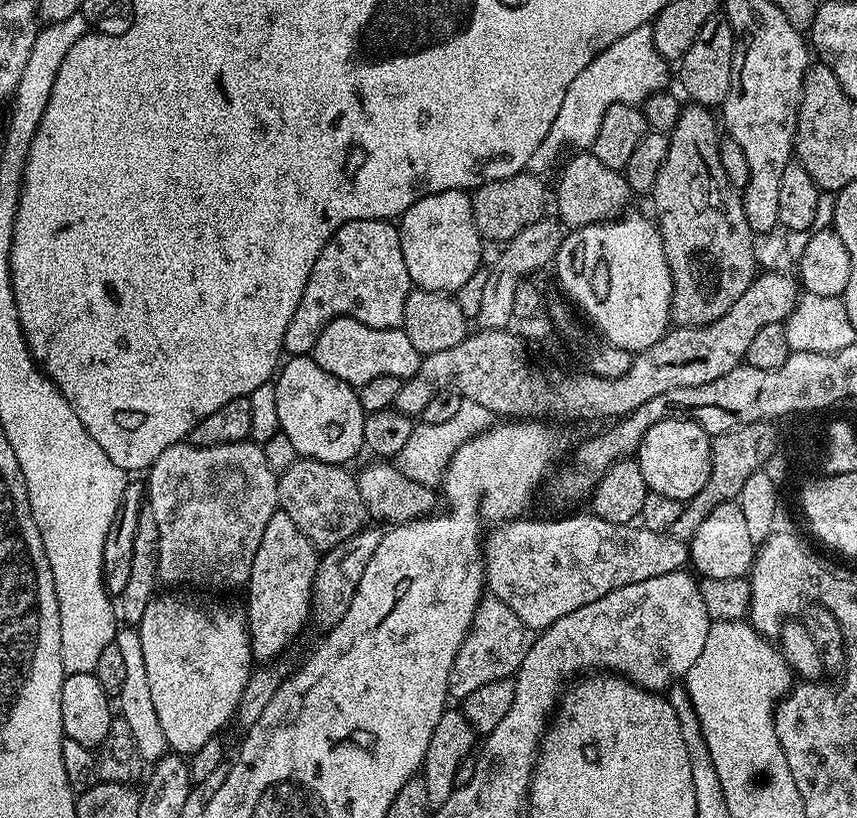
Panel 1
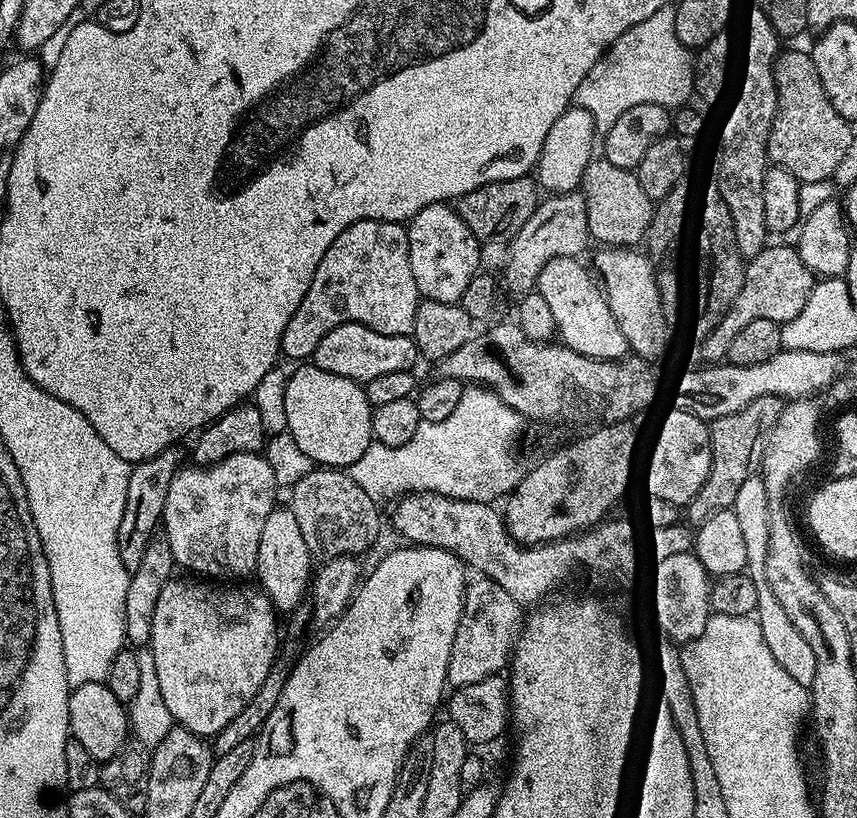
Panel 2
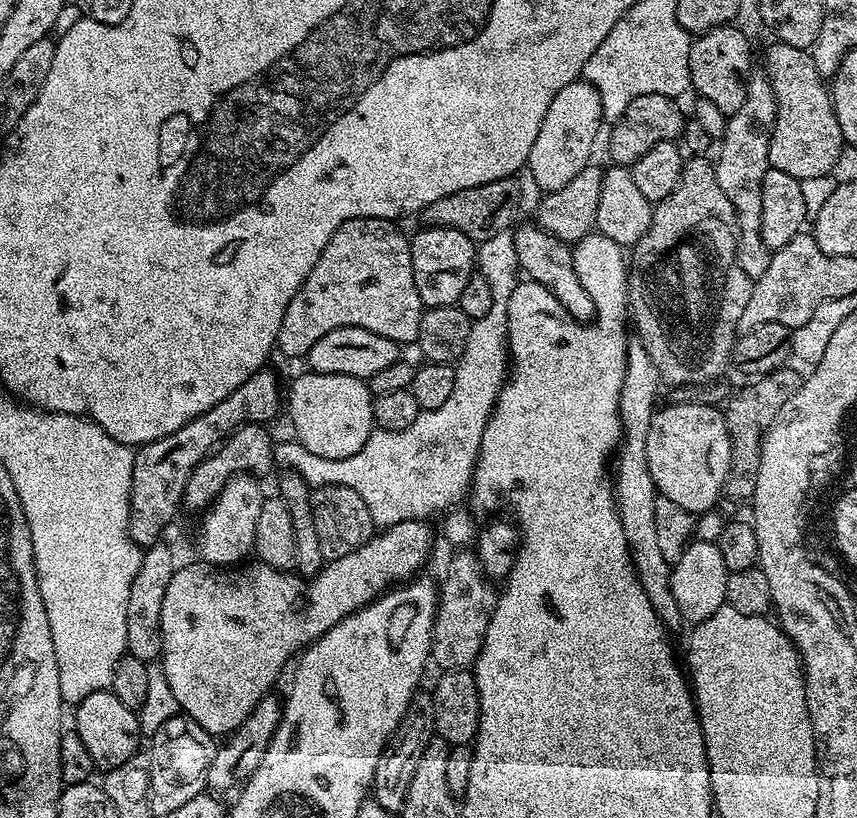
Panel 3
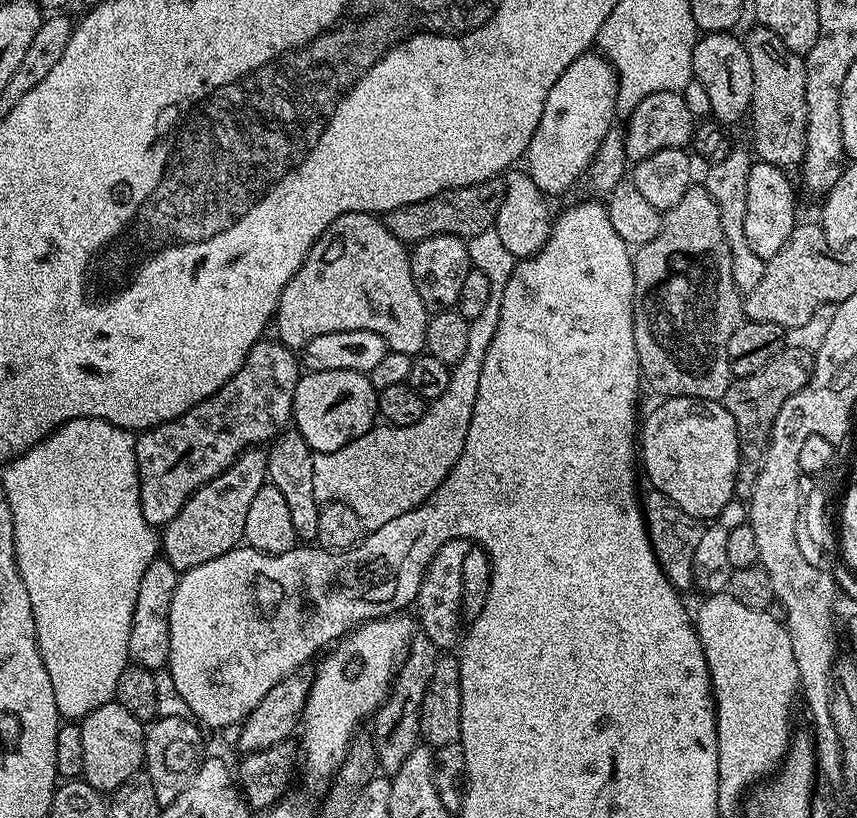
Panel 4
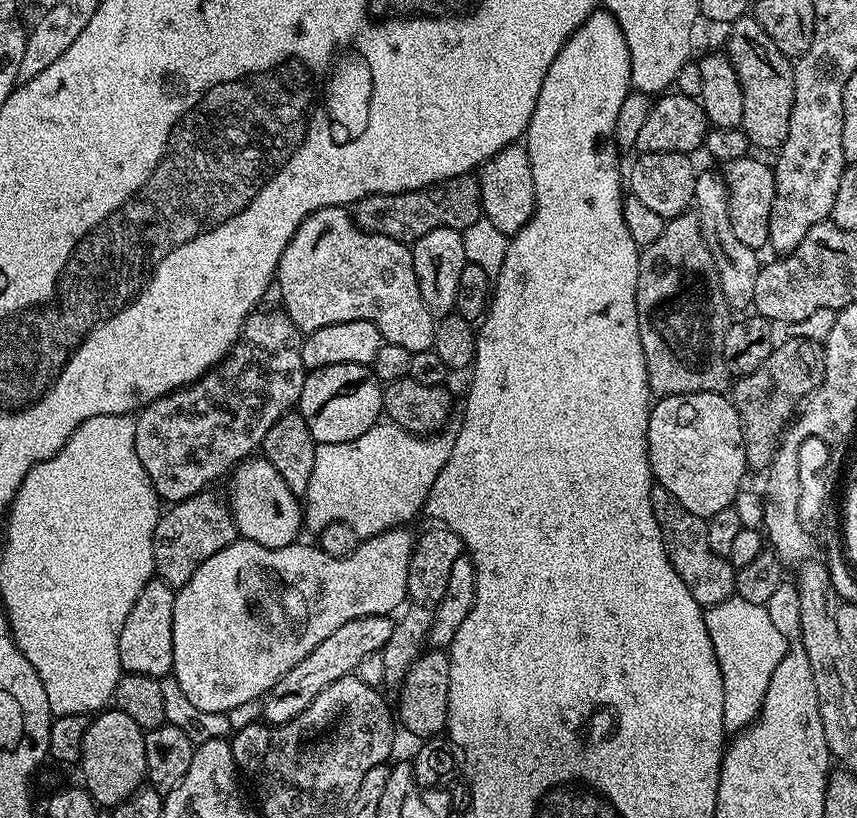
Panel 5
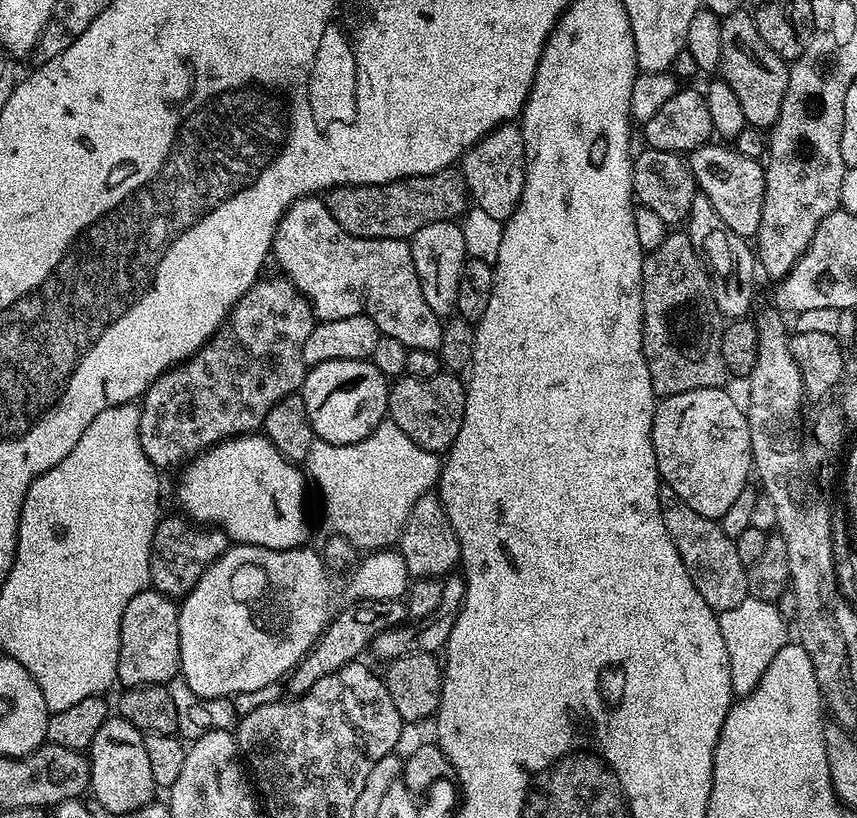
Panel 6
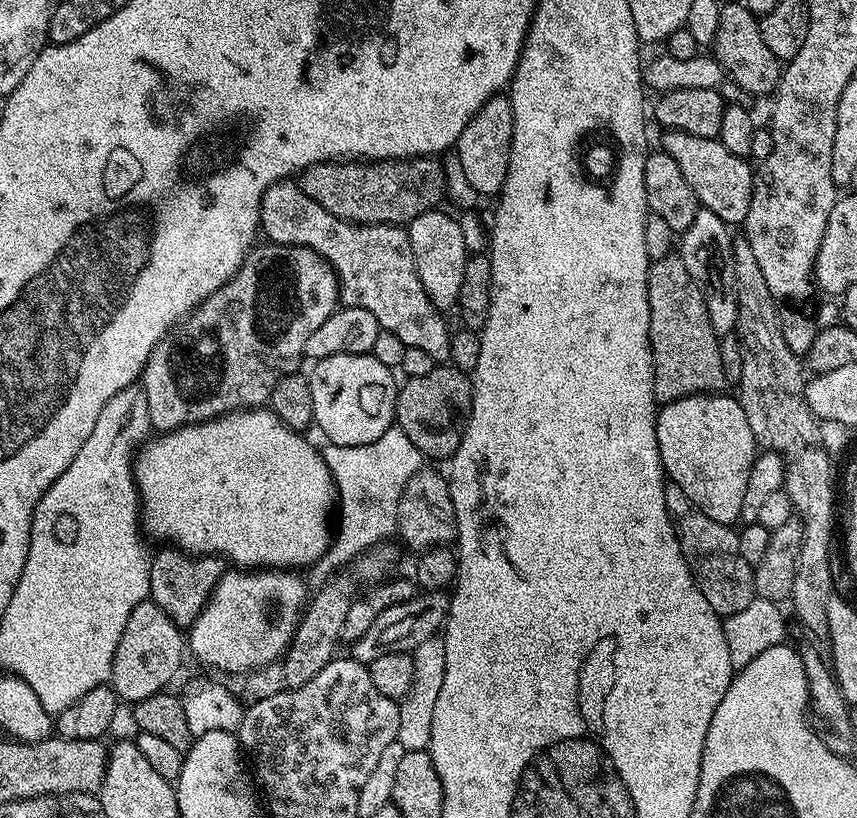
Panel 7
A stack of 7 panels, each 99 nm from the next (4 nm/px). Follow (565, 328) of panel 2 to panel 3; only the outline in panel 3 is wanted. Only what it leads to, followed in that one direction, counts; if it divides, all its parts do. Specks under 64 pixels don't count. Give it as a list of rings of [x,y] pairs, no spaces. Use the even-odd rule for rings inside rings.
[[[529,222],[529,224],[522,225],[520,229],[518,228],[512,232],[512,241],[514,242],[514,250],[518,254],[521,273],[527,279],[546,286],[550,290],[550,294],[554,294],[554,298],[558,298],[560,305],[575,320],[591,321],[596,315],[594,302],[590,298],[590,294],[586,294],[585,281],[580,280],[579,274],[576,273],[576,266],[572,262],[572,252],[568,249],[571,247],[535,222]]]

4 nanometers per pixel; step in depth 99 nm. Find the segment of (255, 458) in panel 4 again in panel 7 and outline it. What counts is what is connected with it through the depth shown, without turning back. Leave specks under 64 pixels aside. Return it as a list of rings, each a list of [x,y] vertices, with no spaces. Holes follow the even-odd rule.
[[[164,546],[161,549],[161,552],[157,556],[155,553],[150,560],[149,597],[158,606],[162,606],[170,622],[174,622],[182,630],[191,629],[212,597],[212,591],[225,574],[225,557],[220,554],[198,556],[191,552],[183,552],[175,546]]]

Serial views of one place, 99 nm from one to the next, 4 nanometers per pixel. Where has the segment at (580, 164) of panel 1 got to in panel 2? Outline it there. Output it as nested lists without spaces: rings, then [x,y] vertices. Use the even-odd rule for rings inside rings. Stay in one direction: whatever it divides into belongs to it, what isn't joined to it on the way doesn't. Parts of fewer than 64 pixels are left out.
[[[593,158],[588,161],[584,175],[579,177],[578,188],[586,204],[586,226],[588,235],[593,241],[597,240],[600,246],[636,246],[648,234],[648,223],[652,221],[654,211],[653,201],[648,199],[642,186],[638,182],[635,171],[622,166],[614,166],[614,162],[603,158]]]

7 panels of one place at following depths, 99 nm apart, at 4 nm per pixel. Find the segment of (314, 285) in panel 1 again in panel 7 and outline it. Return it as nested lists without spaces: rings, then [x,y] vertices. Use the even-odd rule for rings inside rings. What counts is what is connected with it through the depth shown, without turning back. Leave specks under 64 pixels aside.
[[[281,182],[270,186],[260,203],[260,226],[265,236],[274,244],[293,244],[295,248],[314,250],[332,268],[336,269],[336,281],[340,284],[339,303],[346,308],[365,308],[378,318],[383,331],[402,338],[407,348],[426,350],[433,362],[444,362],[450,354],[450,327],[443,320],[441,309],[434,307],[414,266],[414,250],[410,250],[410,238],[403,227],[394,224],[352,224],[348,220],[322,210],[314,198],[302,194],[299,183]]]

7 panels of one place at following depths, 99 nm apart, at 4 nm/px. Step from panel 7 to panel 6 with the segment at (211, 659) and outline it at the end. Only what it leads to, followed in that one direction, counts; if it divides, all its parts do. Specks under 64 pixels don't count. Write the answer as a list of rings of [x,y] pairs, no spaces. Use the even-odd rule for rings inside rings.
[[[233,543],[219,560],[213,562],[210,570],[206,570],[206,574],[202,574],[202,578],[198,578],[198,586],[194,586],[194,590],[189,596],[183,597],[182,603],[179,605],[180,676],[194,690],[194,694],[215,700],[237,698],[236,696],[242,695],[243,692],[260,692],[263,688],[270,687],[275,680],[283,681],[292,669],[311,652],[324,629],[328,627],[328,621],[334,615],[332,603],[336,600],[336,584],[332,581],[331,575],[333,576],[333,573],[326,567],[323,555],[319,551],[311,552],[308,546],[270,550],[253,544]]]

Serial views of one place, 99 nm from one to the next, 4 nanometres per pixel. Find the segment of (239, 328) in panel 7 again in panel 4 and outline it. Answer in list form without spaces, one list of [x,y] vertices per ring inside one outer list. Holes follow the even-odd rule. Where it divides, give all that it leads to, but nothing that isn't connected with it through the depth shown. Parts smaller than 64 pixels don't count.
[[[261,338],[261,340],[253,346],[250,350],[250,354],[246,358],[246,362],[242,362],[238,374],[234,374],[234,378],[230,378],[230,382],[226,382],[226,386],[222,386],[209,400],[203,400],[198,406],[186,410],[186,414],[182,414],[173,420],[168,420],[165,424],[155,424],[153,428],[145,428],[143,432],[136,436],[136,465],[138,466],[138,478],[140,479],[140,505],[142,506],[142,514],[148,524],[153,526],[168,524],[170,518],[174,518],[174,514],[178,514],[178,510],[182,510],[182,506],[186,501],[188,501],[203,484],[210,482],[215,476],[226,471],[246,449],[253,446],[267,445],[289,427],[290,421],[293,419],[292,403],[294,402],[296,387],[302,375],[302,364],[293,349],[287,348],[286,345],[280,343],[279,339],[268,339],[269,338]]]

